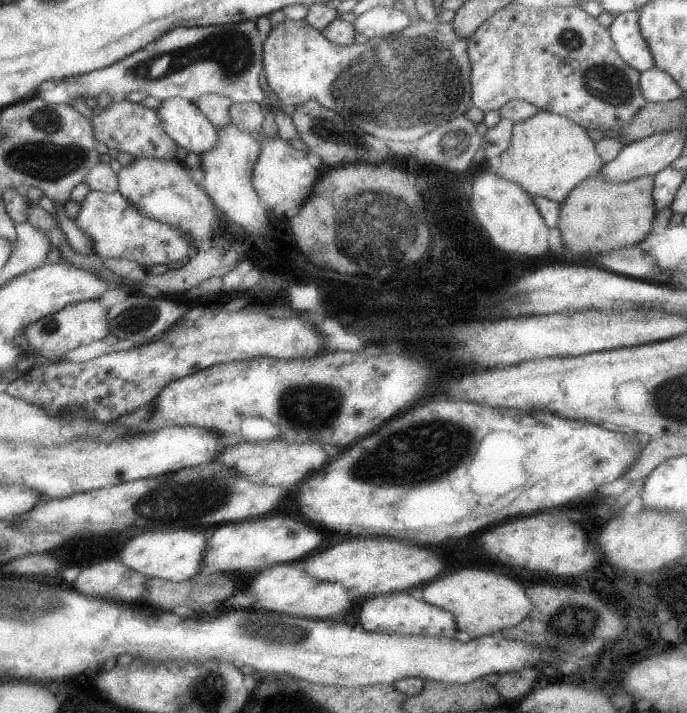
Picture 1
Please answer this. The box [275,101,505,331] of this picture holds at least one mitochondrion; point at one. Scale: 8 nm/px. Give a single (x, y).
(372, 220)

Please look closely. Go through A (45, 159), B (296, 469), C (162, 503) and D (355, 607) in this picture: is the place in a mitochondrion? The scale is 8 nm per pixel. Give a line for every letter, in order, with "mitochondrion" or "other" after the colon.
A: mitochondrion
B: other
C: mitochondrion
D: other

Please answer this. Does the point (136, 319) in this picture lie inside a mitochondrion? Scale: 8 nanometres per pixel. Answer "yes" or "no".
yes

